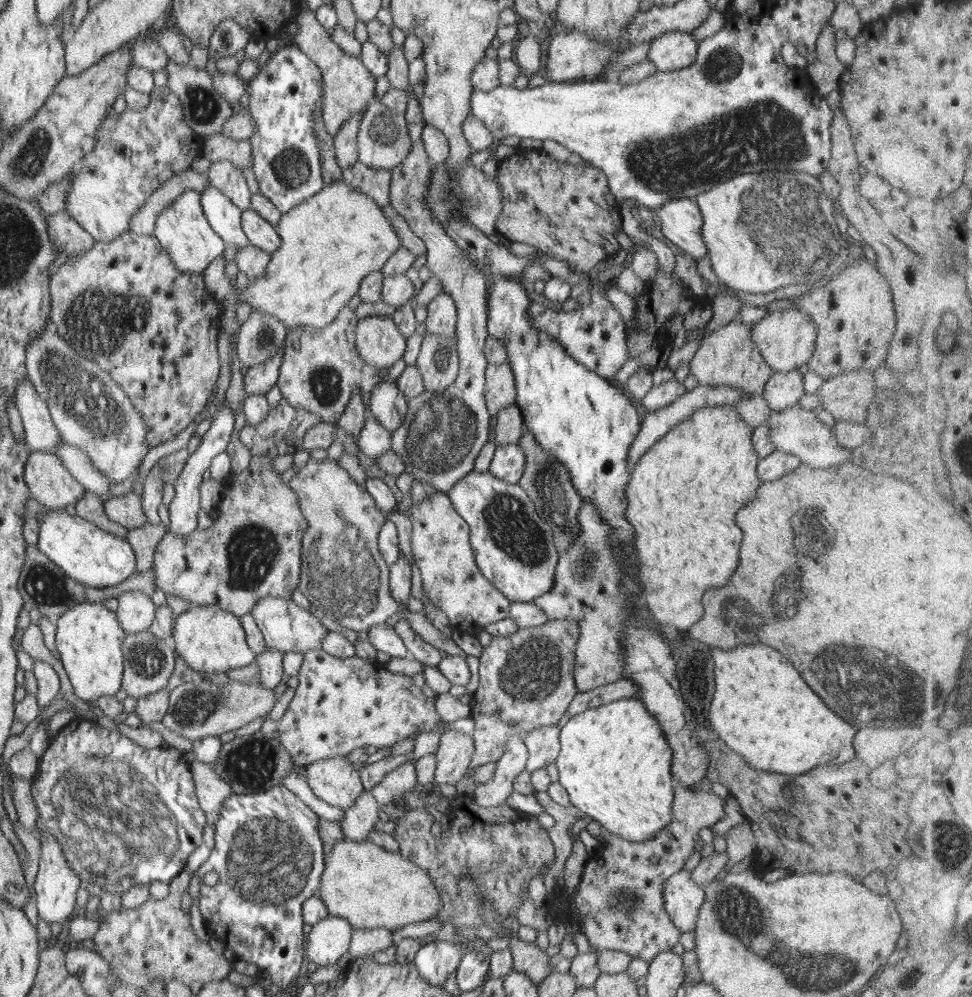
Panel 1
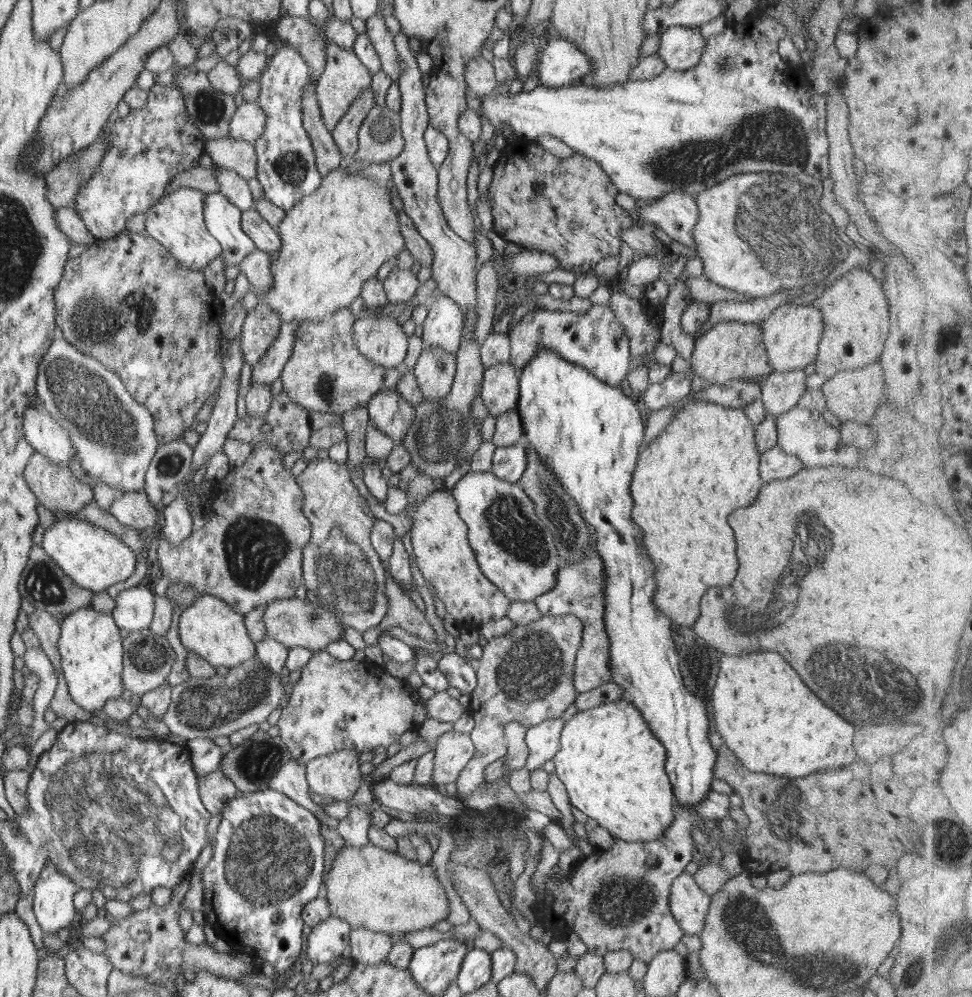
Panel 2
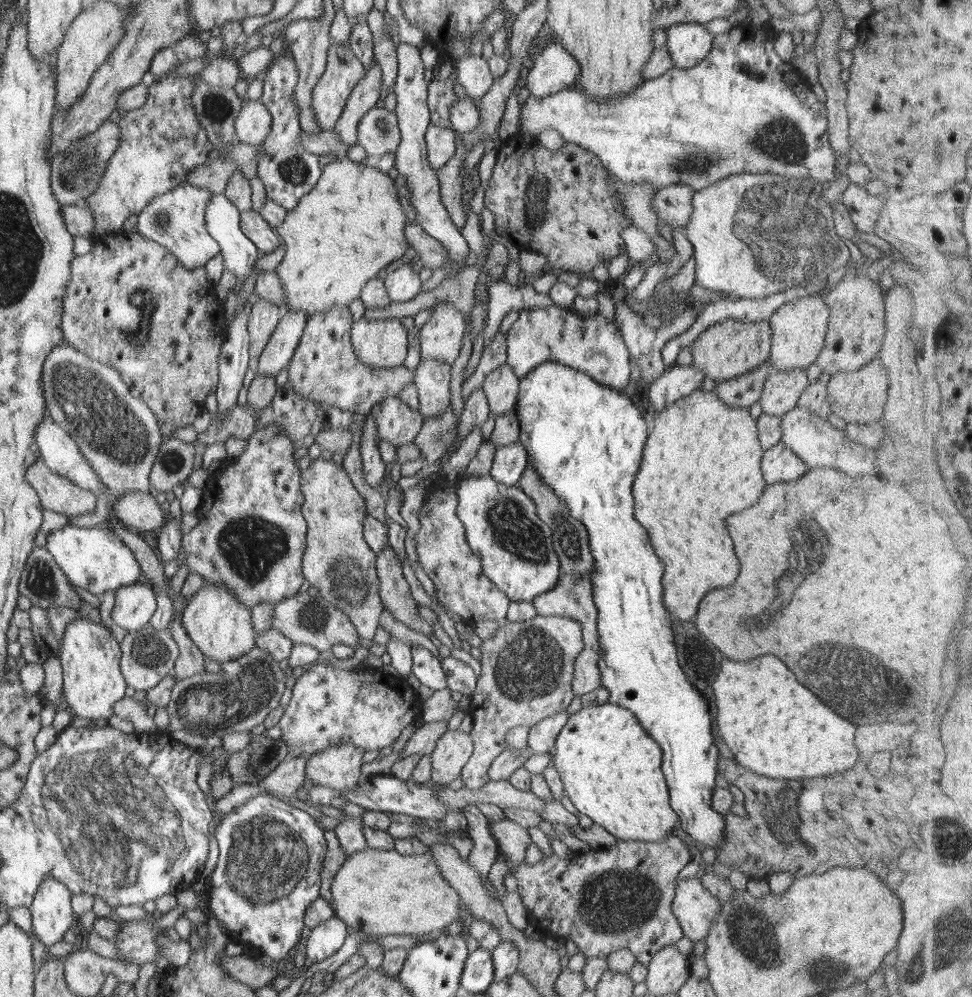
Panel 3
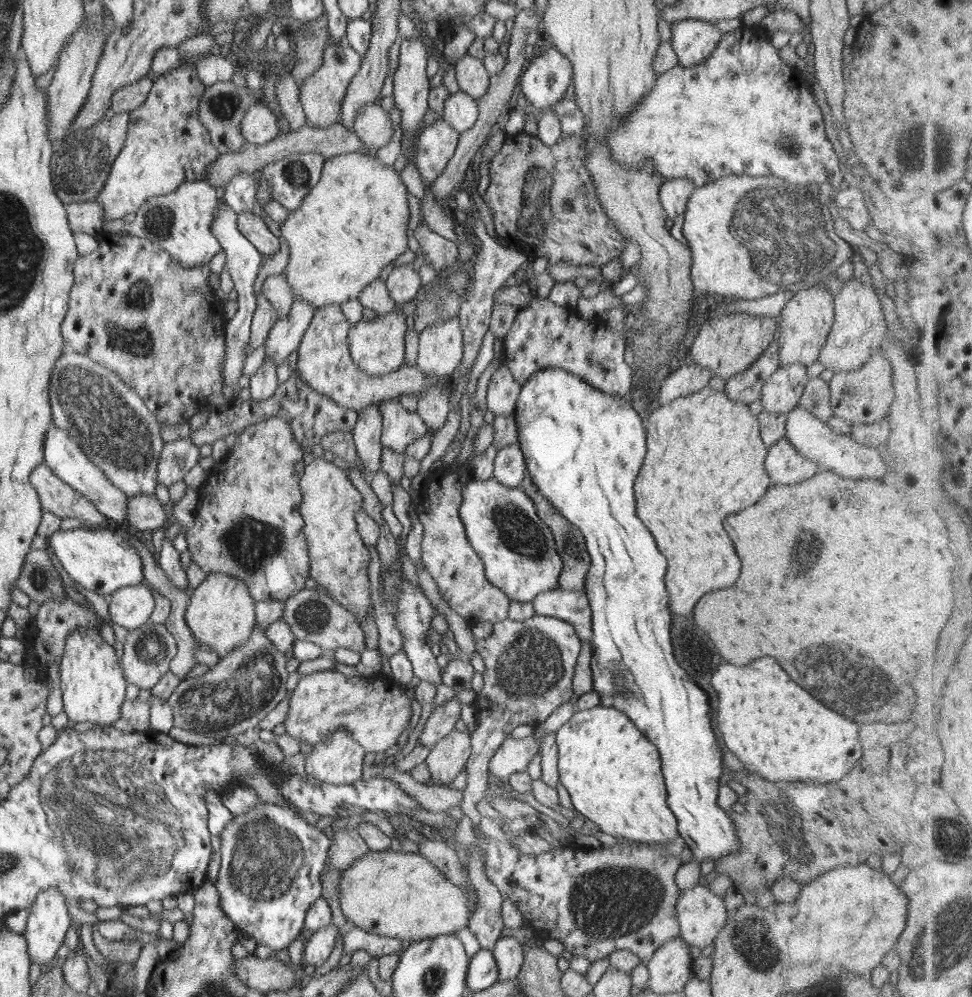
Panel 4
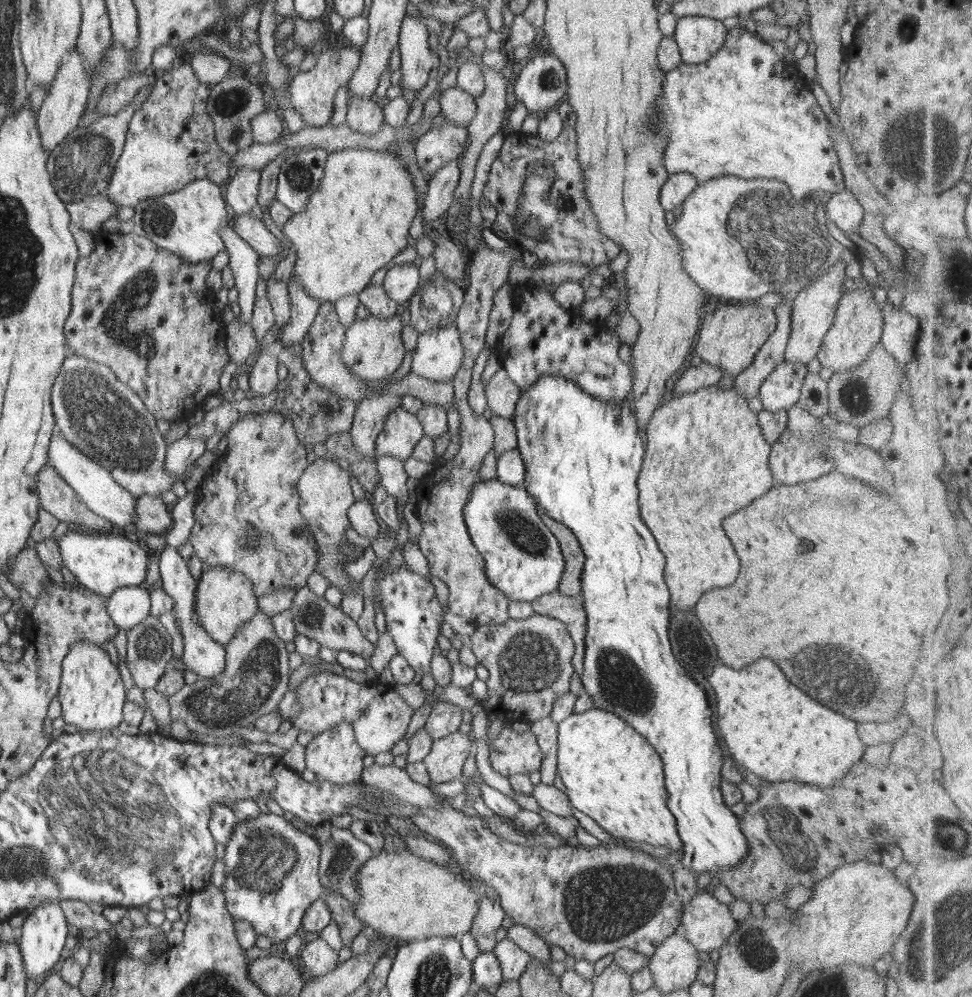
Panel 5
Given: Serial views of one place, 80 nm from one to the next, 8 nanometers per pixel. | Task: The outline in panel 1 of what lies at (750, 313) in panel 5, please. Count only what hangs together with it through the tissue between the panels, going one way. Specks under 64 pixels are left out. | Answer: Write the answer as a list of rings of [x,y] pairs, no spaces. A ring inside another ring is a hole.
[[[738,320],[725,324],[720,330],[704,335],[688,365],[689,379],[698,385],[725,385],[737,389],[741,395],[755,397],[762,395],[772,368],[761,358],[759,351],[750,339],[750,330]]]

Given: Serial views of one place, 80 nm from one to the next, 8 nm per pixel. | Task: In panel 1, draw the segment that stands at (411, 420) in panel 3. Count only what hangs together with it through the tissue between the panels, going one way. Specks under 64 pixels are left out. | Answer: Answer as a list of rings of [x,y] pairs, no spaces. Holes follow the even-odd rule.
[[[379,383],[370,392],[369,412],[389,432],[393,432],[405,418],[406,398],[397,390],[395,383]]]

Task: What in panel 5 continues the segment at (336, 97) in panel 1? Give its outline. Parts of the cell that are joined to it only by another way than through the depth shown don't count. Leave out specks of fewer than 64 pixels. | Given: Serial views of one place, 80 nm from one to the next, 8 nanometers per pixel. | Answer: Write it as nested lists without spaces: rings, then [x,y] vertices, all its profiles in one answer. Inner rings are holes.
[[[335,43],[329,49],[320,49],[317,53],[316,63],[305,72],[289,78],[288,91],[292,108],[297,111],[305,126],[325,126],[333,114],[333,96],[337,88],[345,86],[351,78],[353,71],[357,68],[360,52],[351,46],[343,48]]]

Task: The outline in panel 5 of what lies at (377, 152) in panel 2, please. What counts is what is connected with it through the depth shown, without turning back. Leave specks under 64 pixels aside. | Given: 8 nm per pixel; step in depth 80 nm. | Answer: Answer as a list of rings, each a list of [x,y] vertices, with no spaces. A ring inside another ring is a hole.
[[[354,96],[347,101],[345,124],[354,131],[368,131],[376,134],[384,124],[382,108],[375,103],[374,98]]]

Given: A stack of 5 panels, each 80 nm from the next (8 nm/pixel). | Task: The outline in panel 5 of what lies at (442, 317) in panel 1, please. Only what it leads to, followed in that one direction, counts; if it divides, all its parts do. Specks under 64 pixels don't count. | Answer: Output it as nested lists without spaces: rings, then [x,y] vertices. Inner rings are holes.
[[[454,325],[443,328],[425,327],[418,335],[416,348],[412,353],[409,375],[419,375],[431,382],[451,382],[462,361],[462,344],[458,337],[458,330]]]

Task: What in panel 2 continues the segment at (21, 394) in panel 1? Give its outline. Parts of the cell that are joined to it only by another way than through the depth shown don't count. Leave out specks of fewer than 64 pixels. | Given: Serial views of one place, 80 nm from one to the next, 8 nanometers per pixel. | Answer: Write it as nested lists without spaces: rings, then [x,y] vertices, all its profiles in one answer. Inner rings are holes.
[[[37,401],[25,410],[23,429],[26,440],[35,449],[35,452],[71,470],[70,462],[75,458],[72,441],[69,440],[68,432],[60,424],[57,424],[57,421],[44,409],[41,402]]]

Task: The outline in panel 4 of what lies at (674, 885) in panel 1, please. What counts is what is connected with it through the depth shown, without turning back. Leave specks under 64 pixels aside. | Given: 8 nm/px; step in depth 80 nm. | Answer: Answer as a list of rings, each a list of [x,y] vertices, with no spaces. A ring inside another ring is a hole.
[[[701,882],[678,893],[674,911],[678,920],[679,937],[685,943],[699,949],[712,943],[715,935],[725,924],[727,916],[722,898],[711,893],[708,887]]]

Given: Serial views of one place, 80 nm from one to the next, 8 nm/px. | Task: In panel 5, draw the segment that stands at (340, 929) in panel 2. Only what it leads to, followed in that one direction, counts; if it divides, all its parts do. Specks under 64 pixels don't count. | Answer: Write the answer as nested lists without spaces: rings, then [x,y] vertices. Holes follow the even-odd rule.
[[[319,936],[309,943],[303,942],[298,956],[302,960],[305,977],[321,976],[340,964],[337,961],[337,952],[333,951]]]

